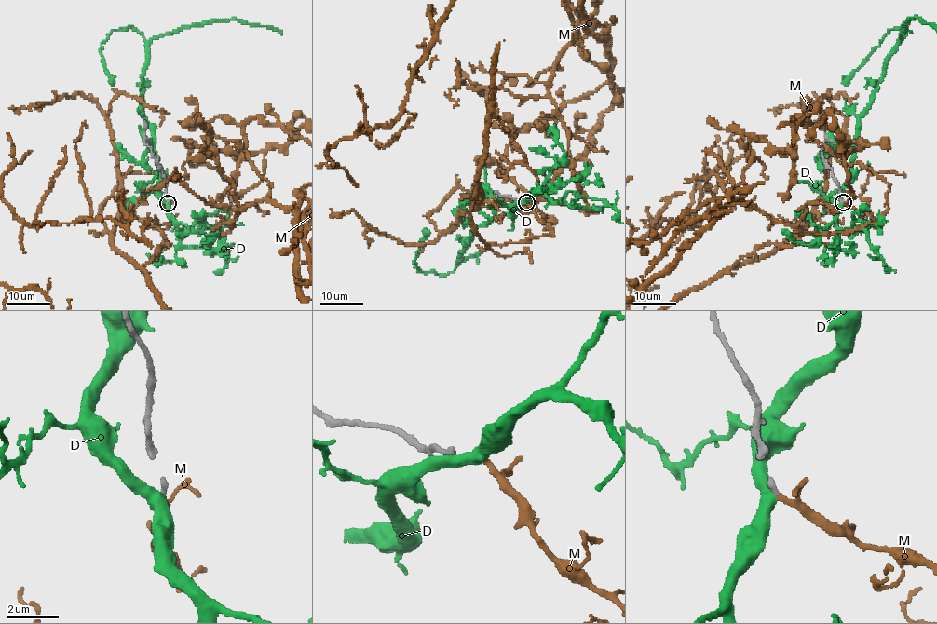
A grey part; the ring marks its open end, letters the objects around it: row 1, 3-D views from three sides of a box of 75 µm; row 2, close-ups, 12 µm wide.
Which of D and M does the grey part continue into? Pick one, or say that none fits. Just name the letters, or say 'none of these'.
M

